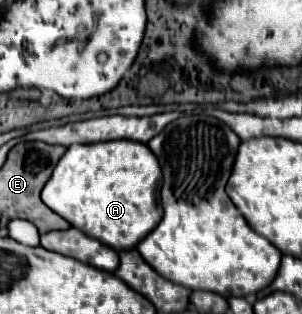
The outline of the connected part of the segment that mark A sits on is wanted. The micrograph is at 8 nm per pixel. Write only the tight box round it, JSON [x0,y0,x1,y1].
[42,140,162,250]

